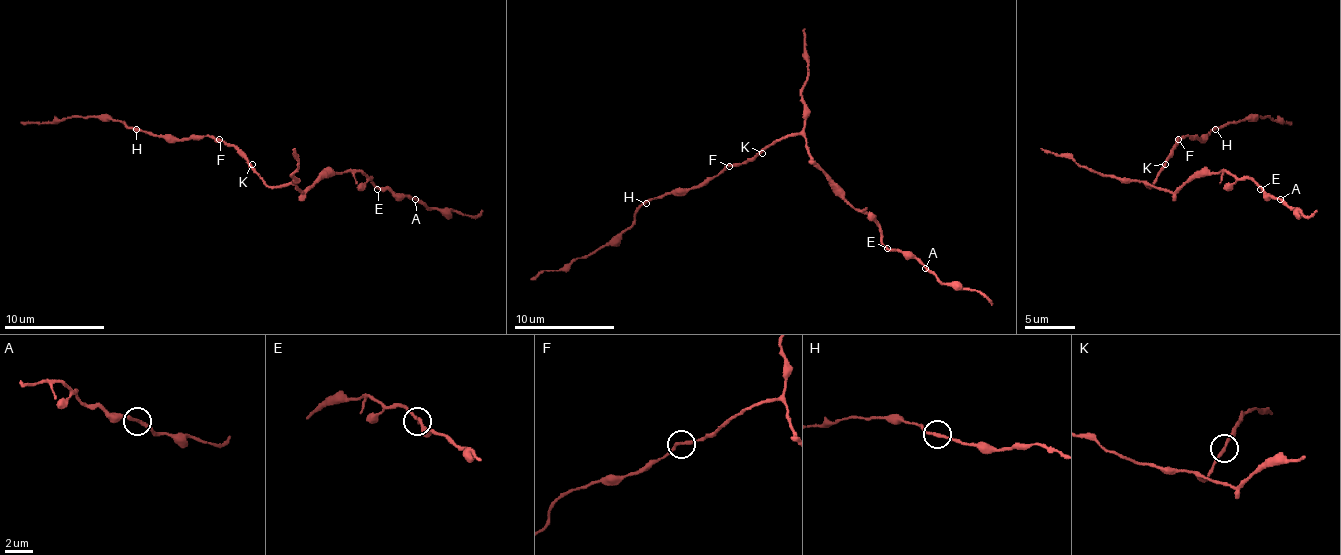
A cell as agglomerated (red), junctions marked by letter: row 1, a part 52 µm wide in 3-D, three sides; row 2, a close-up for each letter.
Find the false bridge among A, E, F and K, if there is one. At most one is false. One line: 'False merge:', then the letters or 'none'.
False merge: F

